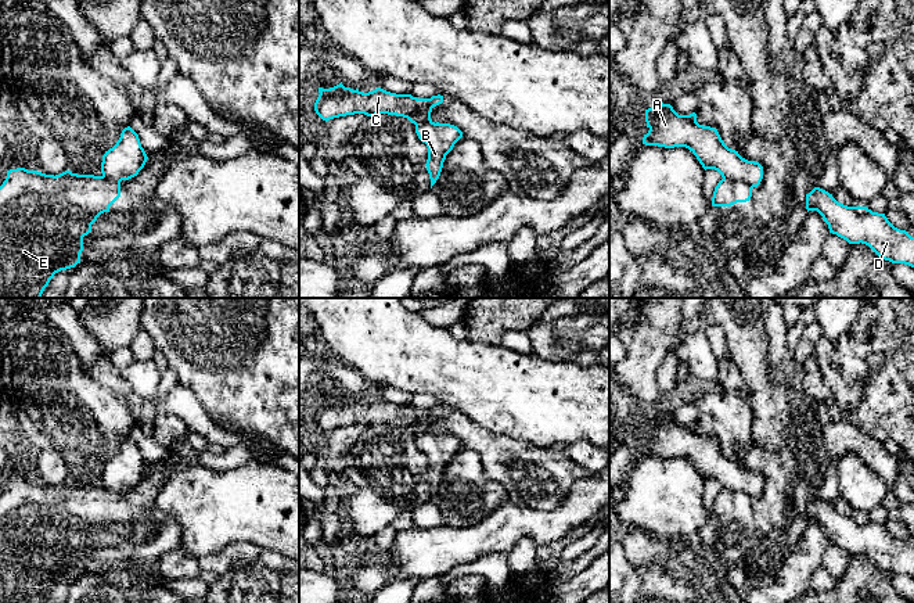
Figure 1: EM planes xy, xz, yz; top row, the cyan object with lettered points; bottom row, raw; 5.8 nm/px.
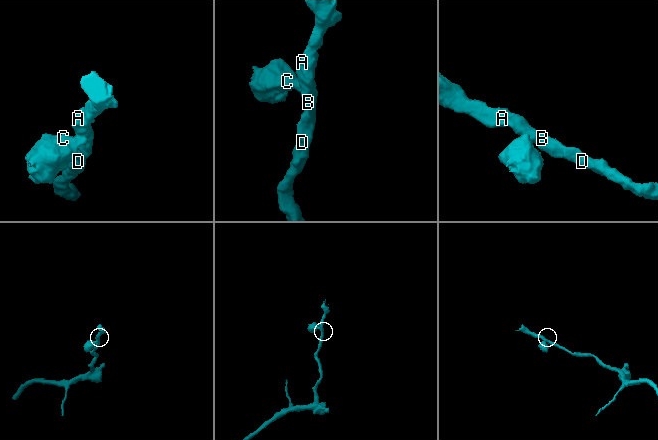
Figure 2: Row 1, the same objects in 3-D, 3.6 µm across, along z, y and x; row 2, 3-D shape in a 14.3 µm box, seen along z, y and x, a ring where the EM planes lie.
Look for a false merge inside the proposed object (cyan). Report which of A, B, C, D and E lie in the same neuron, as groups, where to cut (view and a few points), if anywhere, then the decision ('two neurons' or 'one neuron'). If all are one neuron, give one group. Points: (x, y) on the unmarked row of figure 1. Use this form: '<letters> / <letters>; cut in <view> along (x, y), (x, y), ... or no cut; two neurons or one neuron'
A B D / C E; cut in yz along (723, 488), (744, 491), (752, 498); two neurons

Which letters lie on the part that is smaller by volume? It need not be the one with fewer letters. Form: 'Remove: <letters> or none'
Remove: C, E

